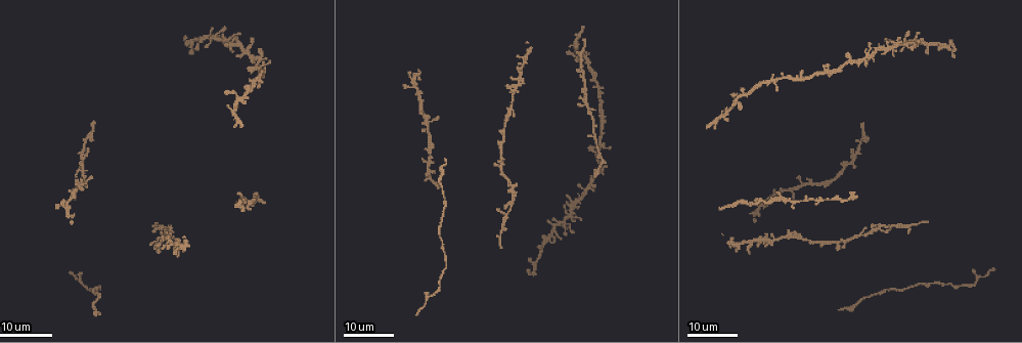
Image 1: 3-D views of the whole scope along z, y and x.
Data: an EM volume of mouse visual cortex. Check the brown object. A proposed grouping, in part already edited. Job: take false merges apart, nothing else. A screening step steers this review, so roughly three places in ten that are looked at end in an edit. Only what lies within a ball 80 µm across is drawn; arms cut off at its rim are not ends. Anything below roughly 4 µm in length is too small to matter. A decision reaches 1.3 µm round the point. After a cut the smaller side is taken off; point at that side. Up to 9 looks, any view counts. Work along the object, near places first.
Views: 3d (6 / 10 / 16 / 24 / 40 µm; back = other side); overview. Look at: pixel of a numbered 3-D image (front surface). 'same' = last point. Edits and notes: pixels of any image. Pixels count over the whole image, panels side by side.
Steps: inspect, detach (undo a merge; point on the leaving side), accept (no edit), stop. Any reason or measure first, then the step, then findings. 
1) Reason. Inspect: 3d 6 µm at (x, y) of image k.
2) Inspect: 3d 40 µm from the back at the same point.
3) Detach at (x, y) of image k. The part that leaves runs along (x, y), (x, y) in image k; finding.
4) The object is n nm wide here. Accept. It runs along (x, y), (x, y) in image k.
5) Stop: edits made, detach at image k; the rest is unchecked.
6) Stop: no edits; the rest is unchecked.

Looks like a crossing. Inspect: 3d 16 µm at (240, 98) of image 1.

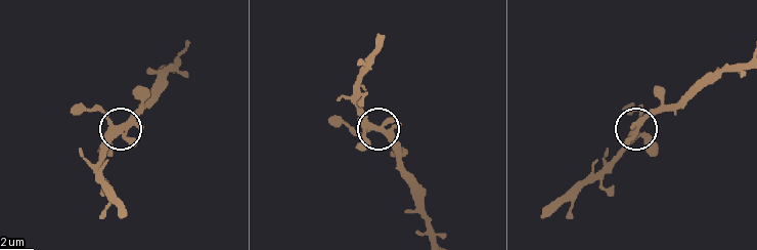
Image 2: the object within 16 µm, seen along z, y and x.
Inspect: 3d 10 µm at (373, 126) of image 2.

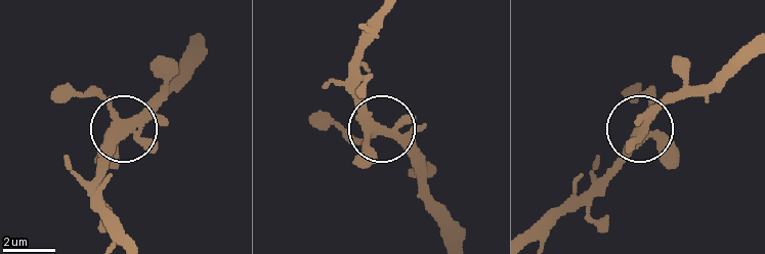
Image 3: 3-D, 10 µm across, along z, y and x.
The object is 320 nm wide here. Accept. All the same neuron.

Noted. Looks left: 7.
Small branch off a trunk. Inspect: 3d 16 µm at (773, 241) of image 1.

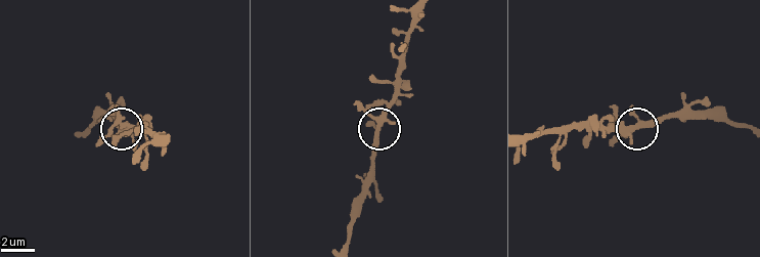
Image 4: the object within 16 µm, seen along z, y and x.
Inspect: 3d 6 µm at (376, 133) of image 4.

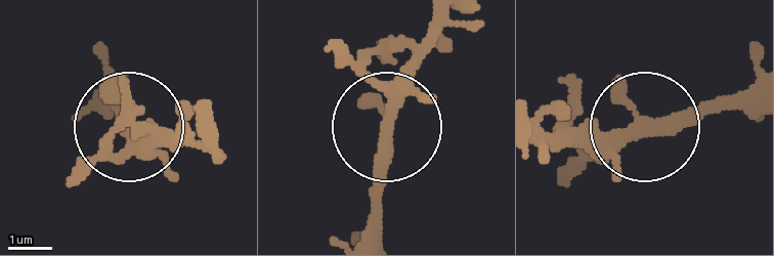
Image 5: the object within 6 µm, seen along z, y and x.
Accept. All the same neuron.

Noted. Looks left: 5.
Branch point. Inspect: 3d 24 µm at (825, 181) of image 1.

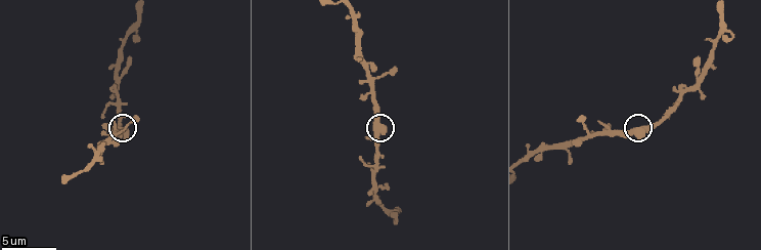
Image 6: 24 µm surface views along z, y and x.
Inspect: 3d 10 µm at (374, 125) of image 6.

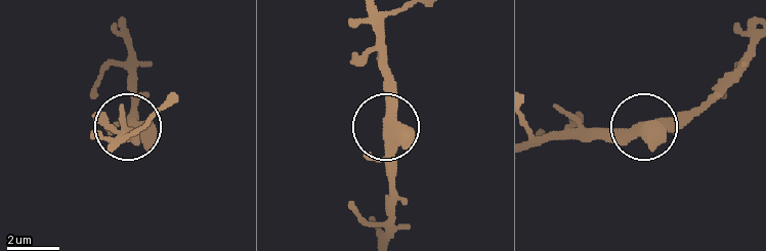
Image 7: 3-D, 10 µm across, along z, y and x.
3 arms meet here. Accept. Continuous, no second neuron.

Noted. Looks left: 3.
Four arms meet. Inspect: 3d 16 µm at (848, 239) of image 1.

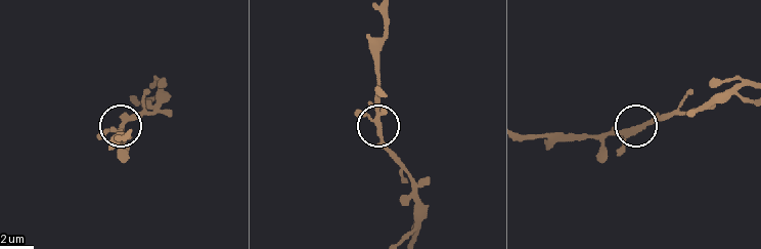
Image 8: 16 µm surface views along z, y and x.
Inspect: 3d 6 µm at (377, 120) of image 8.

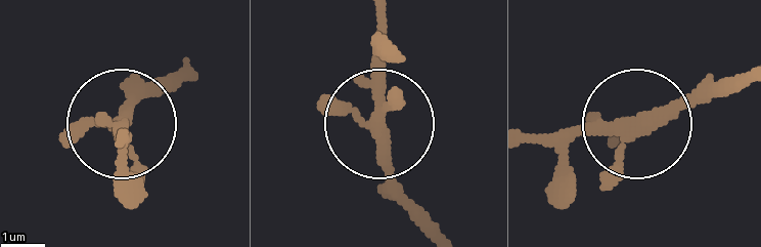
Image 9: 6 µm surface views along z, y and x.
4 arms meet here. Accept. It runs along (531, 132), (663, 121), (725, 80) in image 9; continuous, no second neuron.

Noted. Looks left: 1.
Stop: no edits; the rest is unchecked.

